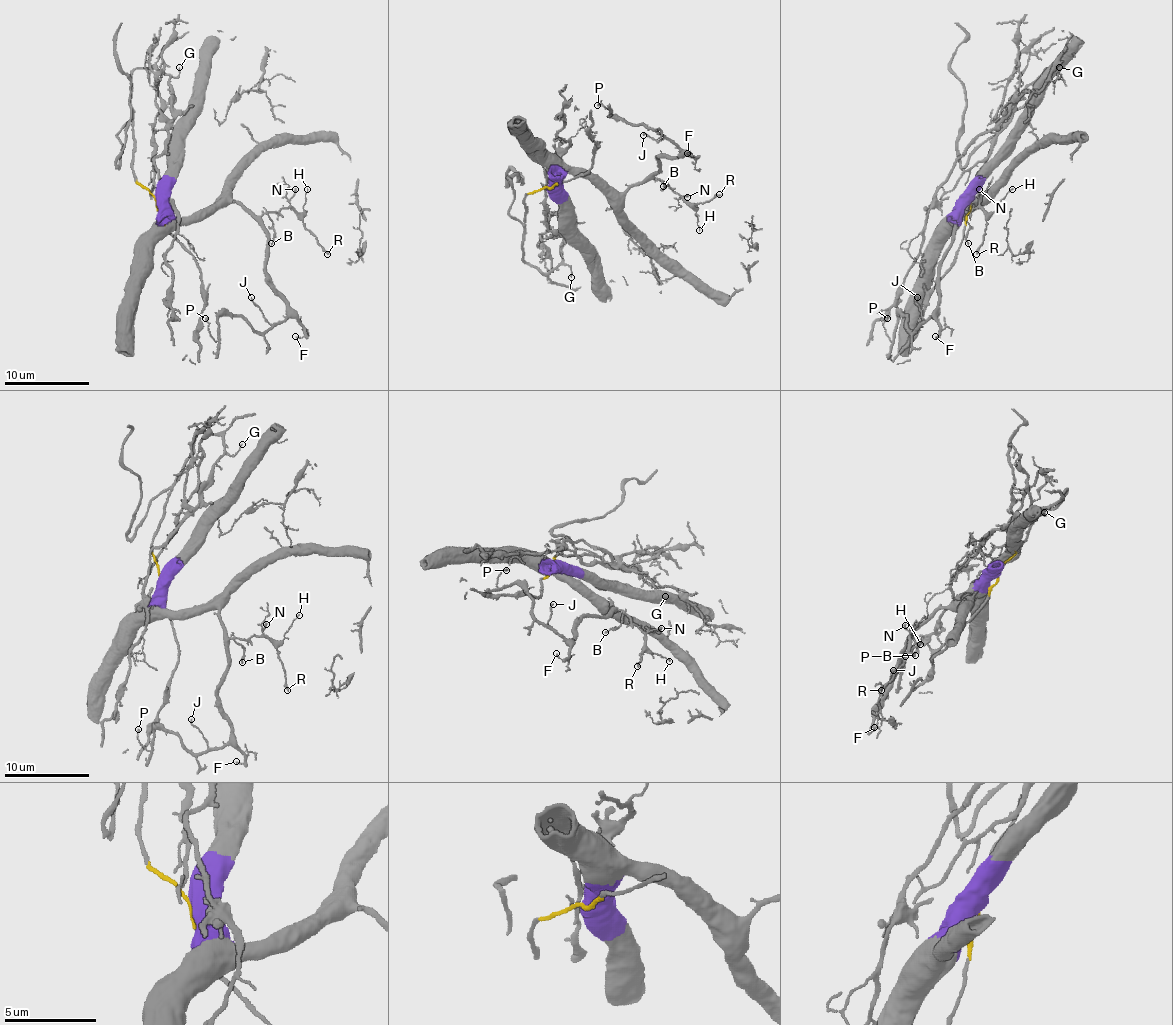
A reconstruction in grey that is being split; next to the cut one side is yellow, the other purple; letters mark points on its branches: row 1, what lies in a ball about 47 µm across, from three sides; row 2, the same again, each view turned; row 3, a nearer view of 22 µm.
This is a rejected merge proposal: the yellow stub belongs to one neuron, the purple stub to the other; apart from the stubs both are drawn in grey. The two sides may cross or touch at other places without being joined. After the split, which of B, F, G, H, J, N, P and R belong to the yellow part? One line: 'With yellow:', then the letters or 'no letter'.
With yellow: G

